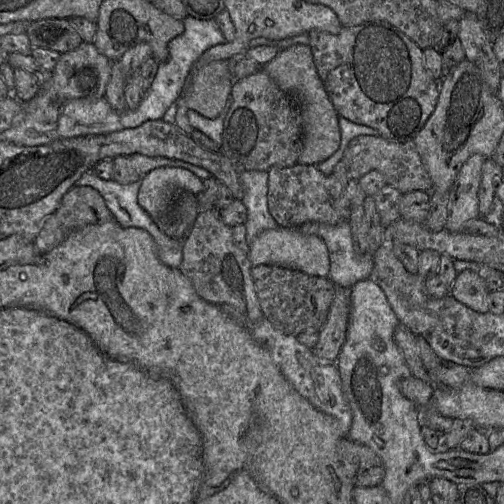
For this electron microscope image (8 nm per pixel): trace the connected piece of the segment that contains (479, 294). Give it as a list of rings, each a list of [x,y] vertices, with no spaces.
[[[463,270],[457,274],[450,295],[475,312],[487,313],[488,292],[483,272]]]

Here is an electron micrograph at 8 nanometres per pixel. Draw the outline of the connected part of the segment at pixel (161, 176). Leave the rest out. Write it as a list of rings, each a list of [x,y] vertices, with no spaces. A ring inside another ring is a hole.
[[[160,167],[145,175],[138,191],[138,204],[150,215],[160,230],[177,196],[184,191],[197,196],[203,180],[179,167]]]

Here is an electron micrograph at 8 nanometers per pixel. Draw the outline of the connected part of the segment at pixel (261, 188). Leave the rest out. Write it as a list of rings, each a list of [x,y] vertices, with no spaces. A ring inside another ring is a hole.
[[[246,170],[240,173],[245,190],[242,201],[247,208],[245,226],[249,246],[263,231],[280,227],[268,209],[268,177],[267,171]]]

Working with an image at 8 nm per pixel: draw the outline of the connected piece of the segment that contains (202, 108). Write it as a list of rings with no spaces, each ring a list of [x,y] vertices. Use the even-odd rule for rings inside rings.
[[[216,60],[203,66],[193,65],[189,86],[184,89],[173,124],[190,136],[194,129],[187,119],[188,109],[207,118],[216,118],[231,96],[234,81],[228,60]]]

